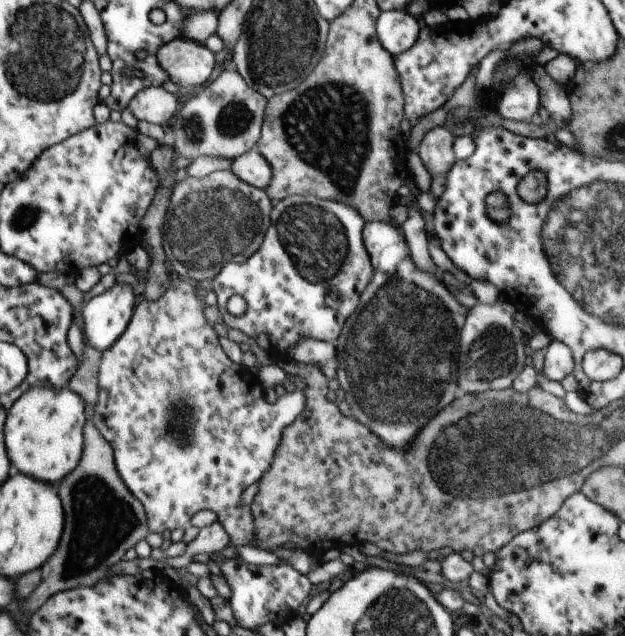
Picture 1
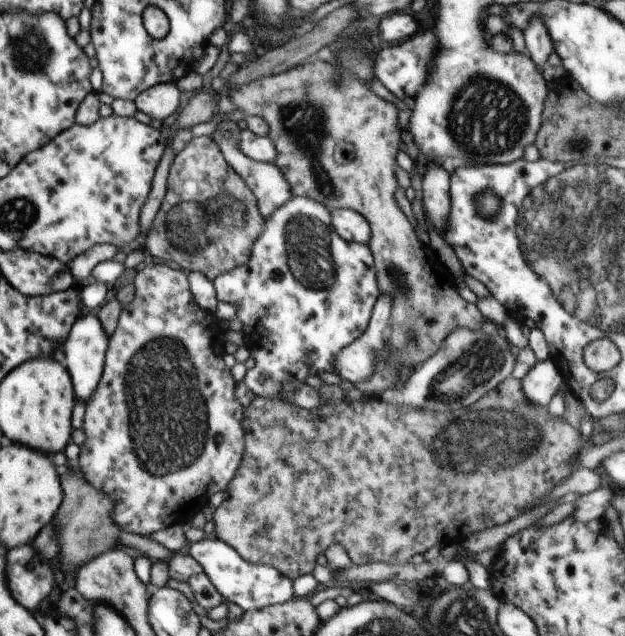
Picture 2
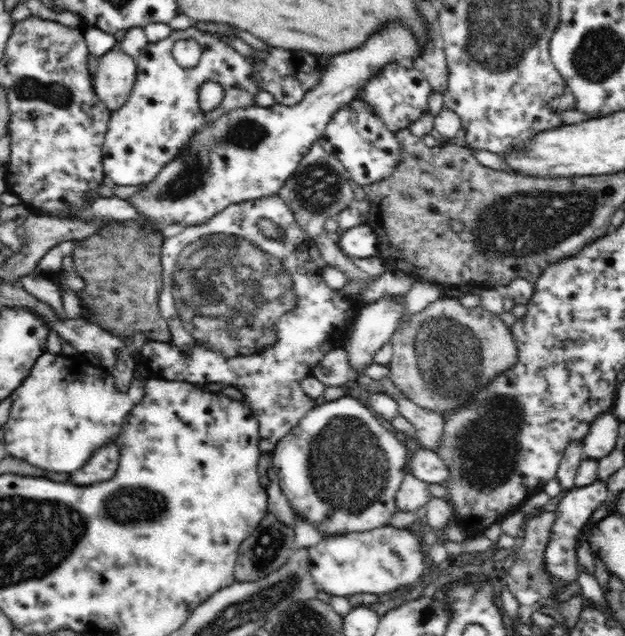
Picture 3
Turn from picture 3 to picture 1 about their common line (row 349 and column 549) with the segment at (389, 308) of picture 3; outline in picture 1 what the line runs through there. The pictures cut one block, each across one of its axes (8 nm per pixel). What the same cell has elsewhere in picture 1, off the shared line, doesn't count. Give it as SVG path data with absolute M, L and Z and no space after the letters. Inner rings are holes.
M552 341L544 353L542 374L548 380L556 380L556 382L561 383L566 376L573 374L575 360L566 344L560 341Z

